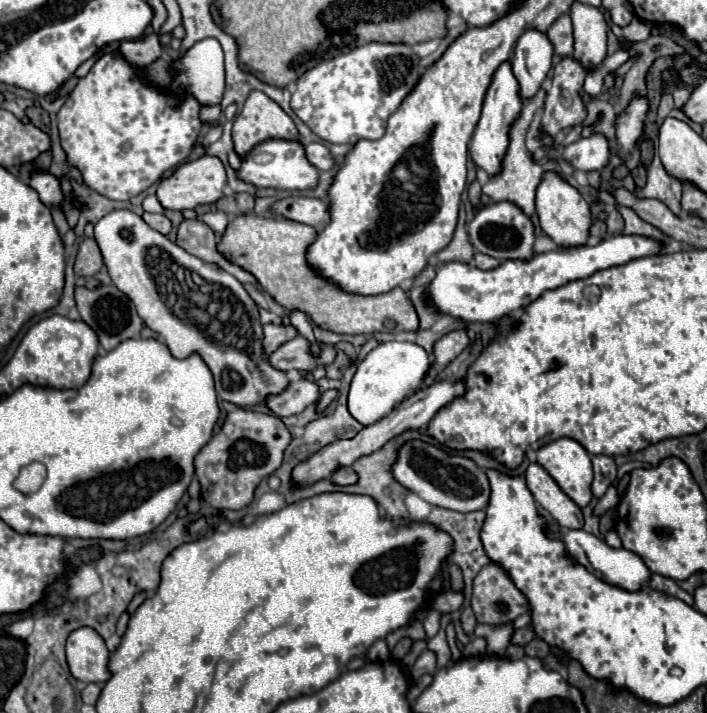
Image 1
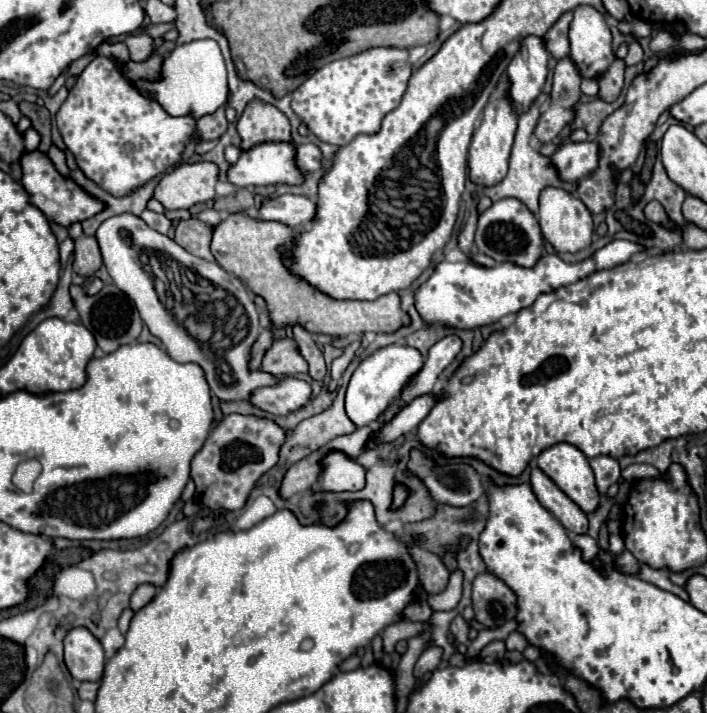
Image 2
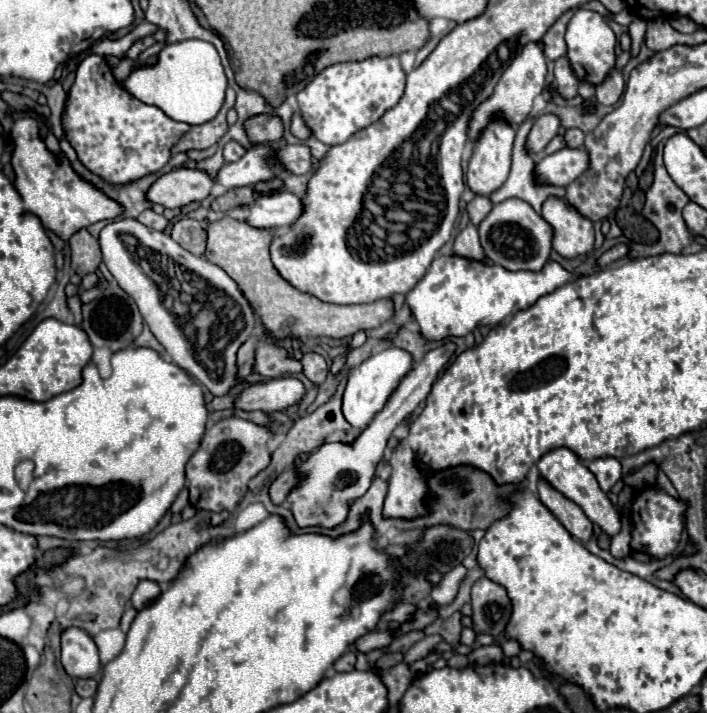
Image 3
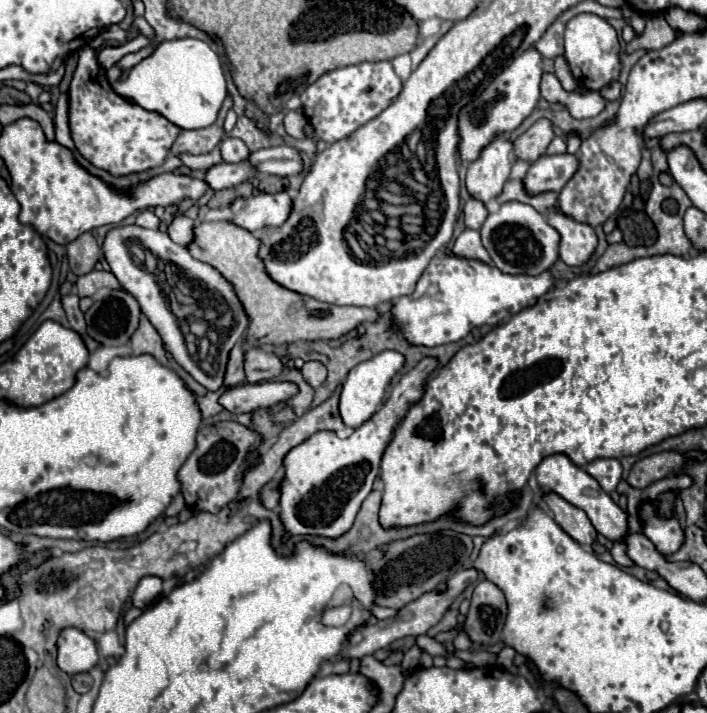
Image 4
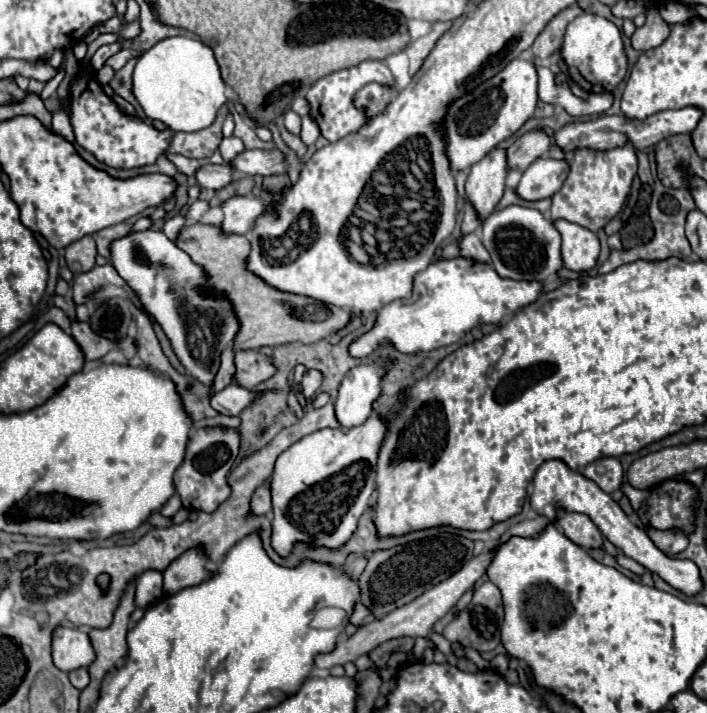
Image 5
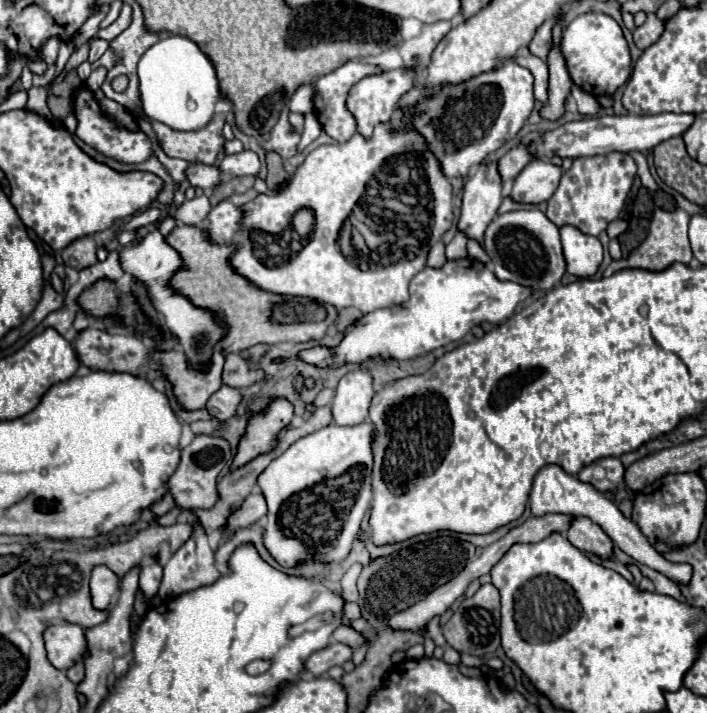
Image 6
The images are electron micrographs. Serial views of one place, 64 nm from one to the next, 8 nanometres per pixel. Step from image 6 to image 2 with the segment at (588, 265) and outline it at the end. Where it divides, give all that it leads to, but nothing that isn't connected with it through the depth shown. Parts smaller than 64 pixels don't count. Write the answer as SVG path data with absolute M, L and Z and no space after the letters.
M558 188L542 190L538 220L542 226L544 238L554 246L554 250L558 254L564 254L564 252L574 254L574 252L580 252L592 244L592 232L594 232L592 214L588 212L588 208L578 198L570 196L564 190L558 190Z

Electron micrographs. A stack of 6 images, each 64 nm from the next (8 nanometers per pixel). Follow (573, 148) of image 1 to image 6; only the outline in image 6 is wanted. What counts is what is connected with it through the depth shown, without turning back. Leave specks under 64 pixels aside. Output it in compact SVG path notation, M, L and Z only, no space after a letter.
M532 160L514 180L510 198L522 204L540 204L558 188L562 170L550 160Z

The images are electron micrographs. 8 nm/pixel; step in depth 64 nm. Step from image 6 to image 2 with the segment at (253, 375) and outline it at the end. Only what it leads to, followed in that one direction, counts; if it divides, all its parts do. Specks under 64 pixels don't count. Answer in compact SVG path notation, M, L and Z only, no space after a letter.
M286 338L286 340L274 342L272 348L268 348L262 360L262 372L268 372L276 378L296 376L296 374L308 372L308 364L300 356L296 342Z

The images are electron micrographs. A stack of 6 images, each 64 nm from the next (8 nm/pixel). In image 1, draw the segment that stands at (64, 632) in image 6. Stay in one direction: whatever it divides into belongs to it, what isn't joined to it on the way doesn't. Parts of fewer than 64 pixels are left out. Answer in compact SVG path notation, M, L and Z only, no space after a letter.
M78 628L68 636L66 660L76 680L100 684L110 678L108 648L92 628Z

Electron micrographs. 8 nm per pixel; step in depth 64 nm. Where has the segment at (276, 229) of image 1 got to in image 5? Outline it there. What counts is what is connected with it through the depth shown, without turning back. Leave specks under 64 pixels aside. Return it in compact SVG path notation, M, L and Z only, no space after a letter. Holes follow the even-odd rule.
M188 224L180 230L180 234L174 242L180 250L184 250L192 258L192 262L196 262L204 268L210 290L216 294L222 294L226 300L230 300L234 314L240 320L238 334L234 336L234 342L232 342L236 352L260 348L260 346L280 346L280 344L296 342L296 334L298 334L298 342L312 344L312 342L326 338L330 332L344 328L352 316L350 312L346 312L342 308L328 306L328 316L322 322L294 318L290 312L294 306L298 306L302 302L302 300L298 300L302 296L270 288L258 276L250 278L250 272L246 270L246 256L250 252L250 244L244 236L236 236L236 234L226 236L220 232L218 226ZM230 254L232 254L232 262L230 262ZM250 282L252 282L252 286L250 286Z

